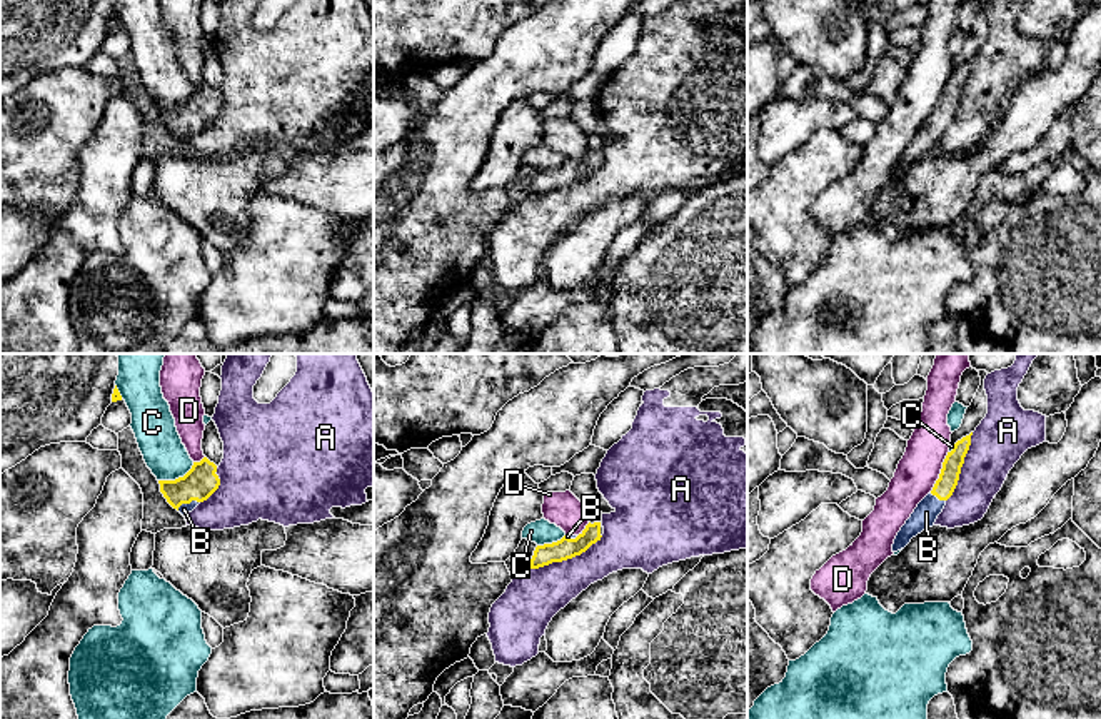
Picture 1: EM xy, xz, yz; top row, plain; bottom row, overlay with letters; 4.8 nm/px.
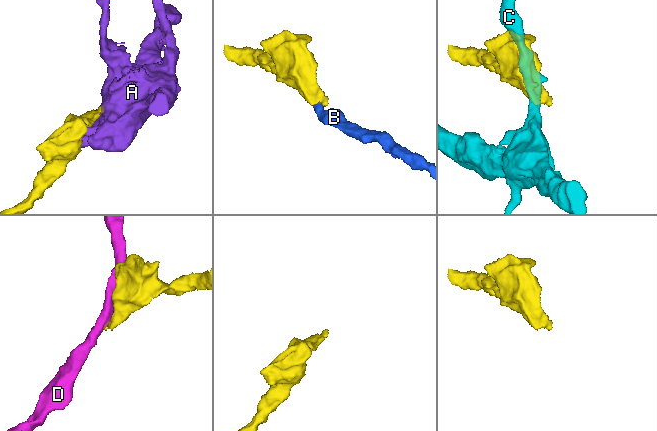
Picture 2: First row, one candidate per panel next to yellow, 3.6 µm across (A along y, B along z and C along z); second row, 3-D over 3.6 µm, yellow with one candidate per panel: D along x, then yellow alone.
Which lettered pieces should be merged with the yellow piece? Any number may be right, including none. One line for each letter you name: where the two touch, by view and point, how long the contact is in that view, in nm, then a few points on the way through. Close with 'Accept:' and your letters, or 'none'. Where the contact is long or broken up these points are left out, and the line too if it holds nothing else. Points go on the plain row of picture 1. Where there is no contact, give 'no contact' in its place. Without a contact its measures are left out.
B: meets yellow in xy at (187, 129); contact 120 nm long; runs through xy (201, 107), (187, 120), (187, 129), (184, 135)
Accept: B

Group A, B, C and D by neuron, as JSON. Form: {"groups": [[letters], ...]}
{"groups": [["A"], ["B"], ["C"], ["D"]]}

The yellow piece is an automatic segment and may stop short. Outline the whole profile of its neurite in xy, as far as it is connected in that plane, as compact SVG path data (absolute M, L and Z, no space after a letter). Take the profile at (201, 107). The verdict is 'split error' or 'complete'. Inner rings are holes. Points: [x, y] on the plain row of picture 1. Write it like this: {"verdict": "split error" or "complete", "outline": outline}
{"verdict": "split error", "outline": "M204 83L200 88L194 88L184 103L158 107L160 118L173 135L187 142L219 115L220 105L215 98L217 92Z"}

